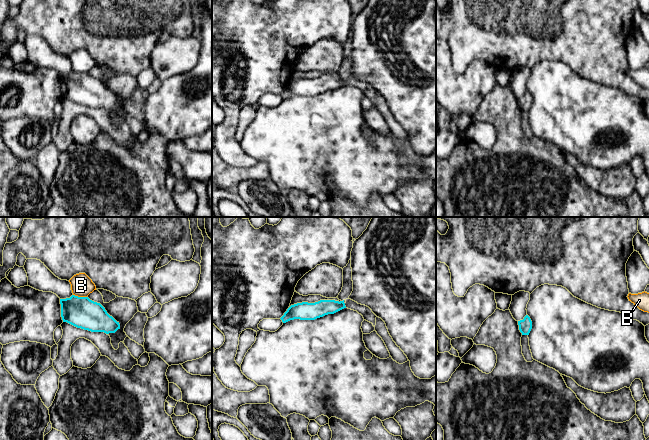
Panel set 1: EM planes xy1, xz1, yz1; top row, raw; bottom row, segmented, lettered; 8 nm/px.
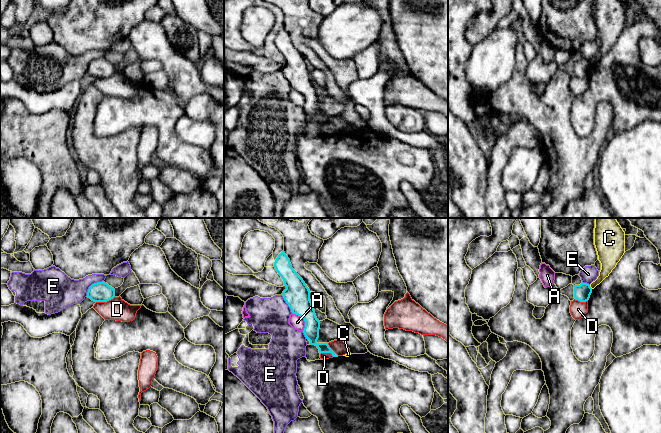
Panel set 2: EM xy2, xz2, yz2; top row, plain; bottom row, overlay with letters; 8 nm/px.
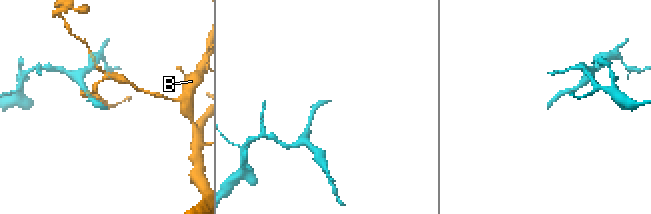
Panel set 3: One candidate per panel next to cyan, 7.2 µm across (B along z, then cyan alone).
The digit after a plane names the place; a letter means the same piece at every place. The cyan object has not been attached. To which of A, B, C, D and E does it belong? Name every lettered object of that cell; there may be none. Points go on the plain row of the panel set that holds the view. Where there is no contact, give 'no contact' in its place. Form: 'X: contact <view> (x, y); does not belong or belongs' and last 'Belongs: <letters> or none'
A: contact xz2 (303, 94); does not belong
B: contact xy1 (80, 73); does not belong
C: contact yz2 (590, 63); does not belong
D: contact xy2 (105, 77); does not belong
E: contact xy2 (92, 60); does not belong
Belongs: none

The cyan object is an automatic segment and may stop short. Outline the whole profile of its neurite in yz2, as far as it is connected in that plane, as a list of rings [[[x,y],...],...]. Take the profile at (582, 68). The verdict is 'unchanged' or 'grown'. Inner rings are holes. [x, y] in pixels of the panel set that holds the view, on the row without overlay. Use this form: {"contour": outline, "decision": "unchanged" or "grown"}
{"contour": [[[581,59],[574,62],[574,74],[580,78],[586,78],[589,76],[592,69],[592,64],[587,59]]], "decision": "unchanged"}

